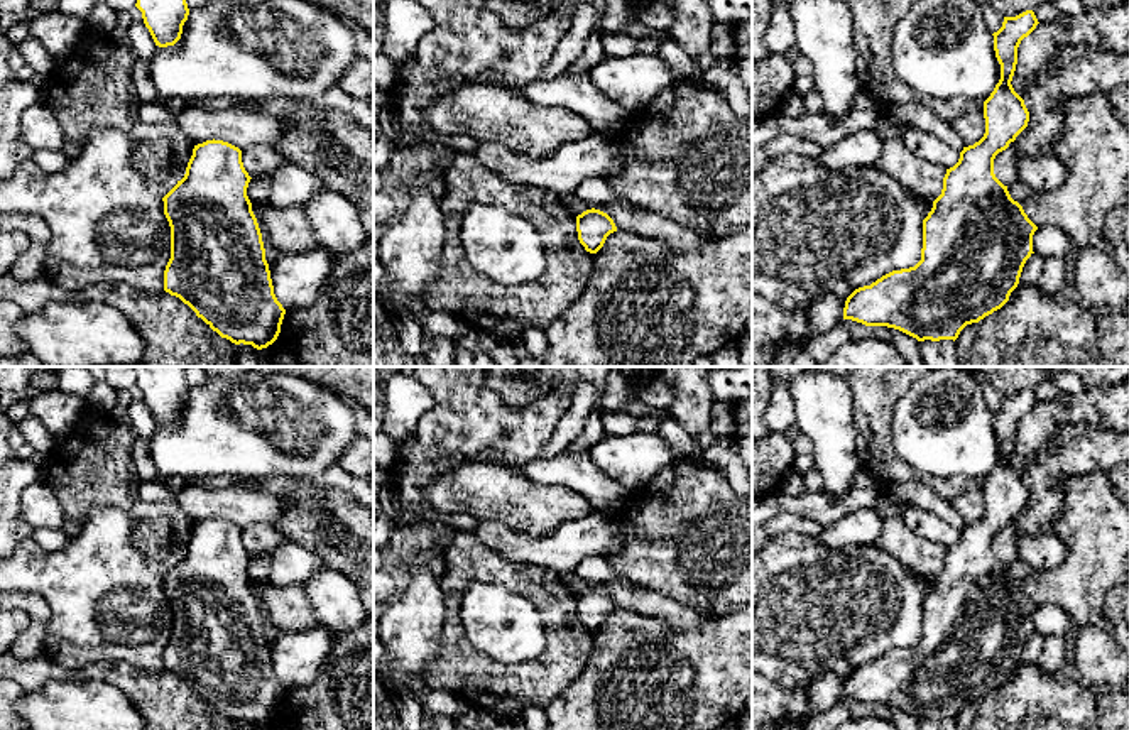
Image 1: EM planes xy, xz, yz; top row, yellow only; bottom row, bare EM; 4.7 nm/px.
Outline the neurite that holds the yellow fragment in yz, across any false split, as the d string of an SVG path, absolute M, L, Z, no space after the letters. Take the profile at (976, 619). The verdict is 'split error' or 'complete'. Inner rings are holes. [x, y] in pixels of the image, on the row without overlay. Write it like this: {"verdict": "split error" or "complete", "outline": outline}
{"verdict": "complete", "outline": "M1026 389L1016 395L1004 395L1002 406L992 412L1001 458L984 480L985 512L974 524L963 526L958 541L946 548L941 573L933 580L931 590L923 598L921 639L914 646L892 649L870 664L855 667L845 679L843 698L865 705L894 706L918 720L955 720L967 703L979 701L1009 679L1011 671L1019 662L1026 639L1034 632L1033 613L1038 605L1028 597L1023 585L1011 576L1007 564L995 556L994 537L1016 519L1029 500L1024 478L1014 470L1011 460L1017 443L1017 426L1038 402L1034 390Z"}

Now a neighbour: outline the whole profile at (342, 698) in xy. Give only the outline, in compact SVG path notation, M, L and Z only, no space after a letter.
M374 617L355 630L333 634L316 681L286 689L272 730L374 730Z

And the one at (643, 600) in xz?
M576 571L559 573L556 575L559 583L570 590L575 597L586 588L600 588L607 591L617 608L632 610L635 613L642 613L646 617L664 618L673 625L679 627L698 627L705 622L712 620L712 615L693 612L668 597L663 597L644 586L627 586L612 581L593 581L580 576Z

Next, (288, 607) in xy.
M257 581L252 583L252 590L279 630L309 630L319 627L304 586L275 586L270 581Z

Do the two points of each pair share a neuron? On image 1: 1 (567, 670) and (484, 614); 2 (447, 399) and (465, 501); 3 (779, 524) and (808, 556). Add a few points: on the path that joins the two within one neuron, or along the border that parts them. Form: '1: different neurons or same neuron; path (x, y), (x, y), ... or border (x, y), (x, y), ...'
1: different neurons; border (539, 612), (545, 649), (531, 659), (504, 664)
2: different neurons; border (497, 463), (460, 463), (436, 477), (425, 489)
3: different neurons; border (769, 531), (807, 533), (815, 538)

